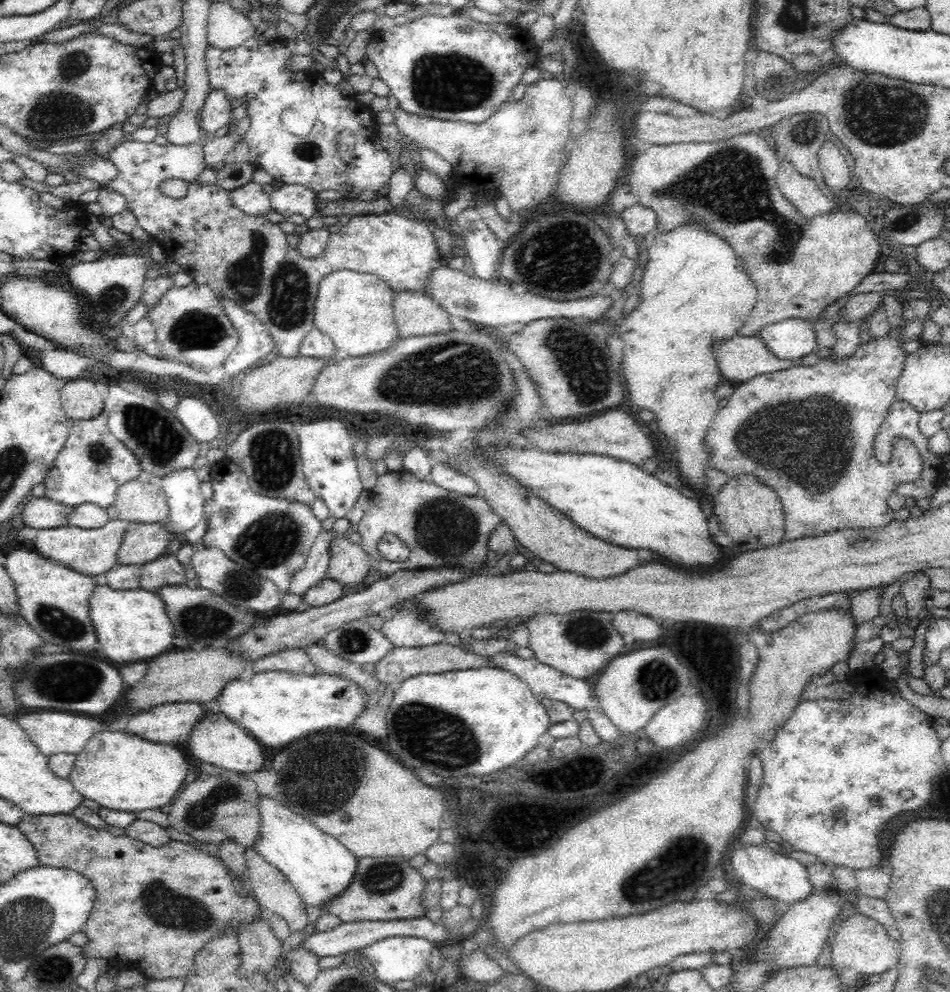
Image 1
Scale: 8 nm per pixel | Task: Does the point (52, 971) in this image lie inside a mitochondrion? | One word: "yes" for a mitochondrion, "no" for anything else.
yes

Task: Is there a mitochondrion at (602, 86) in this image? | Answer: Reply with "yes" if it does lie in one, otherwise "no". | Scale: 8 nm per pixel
no

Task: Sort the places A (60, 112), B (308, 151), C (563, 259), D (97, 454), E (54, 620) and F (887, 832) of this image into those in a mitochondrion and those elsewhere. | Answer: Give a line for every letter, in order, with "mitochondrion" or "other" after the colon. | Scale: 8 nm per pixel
A: mitochondrion
B: mitochondrion
C: mitochondrion
D: mitochondrion
E: mitochondrion
F: mitochondrion

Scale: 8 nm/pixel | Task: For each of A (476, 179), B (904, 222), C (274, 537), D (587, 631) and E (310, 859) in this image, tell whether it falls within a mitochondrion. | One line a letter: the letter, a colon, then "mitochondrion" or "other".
A: other
B: mitochondrion
C: mitochondrion
D: mitochondrion
E: other

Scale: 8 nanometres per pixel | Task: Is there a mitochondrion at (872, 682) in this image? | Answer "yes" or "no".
no

